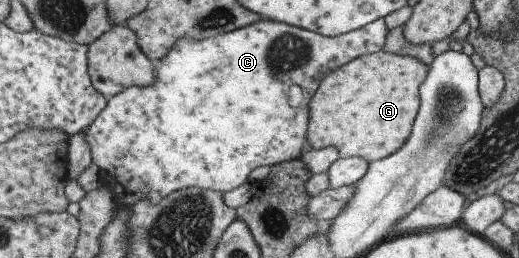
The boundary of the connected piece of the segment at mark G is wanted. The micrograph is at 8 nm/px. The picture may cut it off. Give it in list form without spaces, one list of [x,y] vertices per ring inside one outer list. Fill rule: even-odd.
[[[378,50],[376,53],[356,58],[355,60],[348,62],[344,67],[339,68],[339,70],[333,71],[330,75],[327,75],[324,78],[319,90],[316,92],[316,95],[313,96],[313,100],[311,100],[311,104],[313,104],[313,106],[310,108],[311,123],[309,123],[308,126],[307,140],[310,143],[310,146],[313,149],[335,147],[337,150],[340,150],[341,159],[348,159],[349,157],[363,157],[369,162],[376,161],[377,159],[382,159],[387,155],[393,154],[395,151],[399,150],[405,142],[407,142],[407,138],[411,134],[412,124],[420,106],[419,88],[427,76],[427,70],[428,66],[423,64],[423,62],[418,61],[416,58],[400,57],[399,55],[385,52],[385,50]]]

